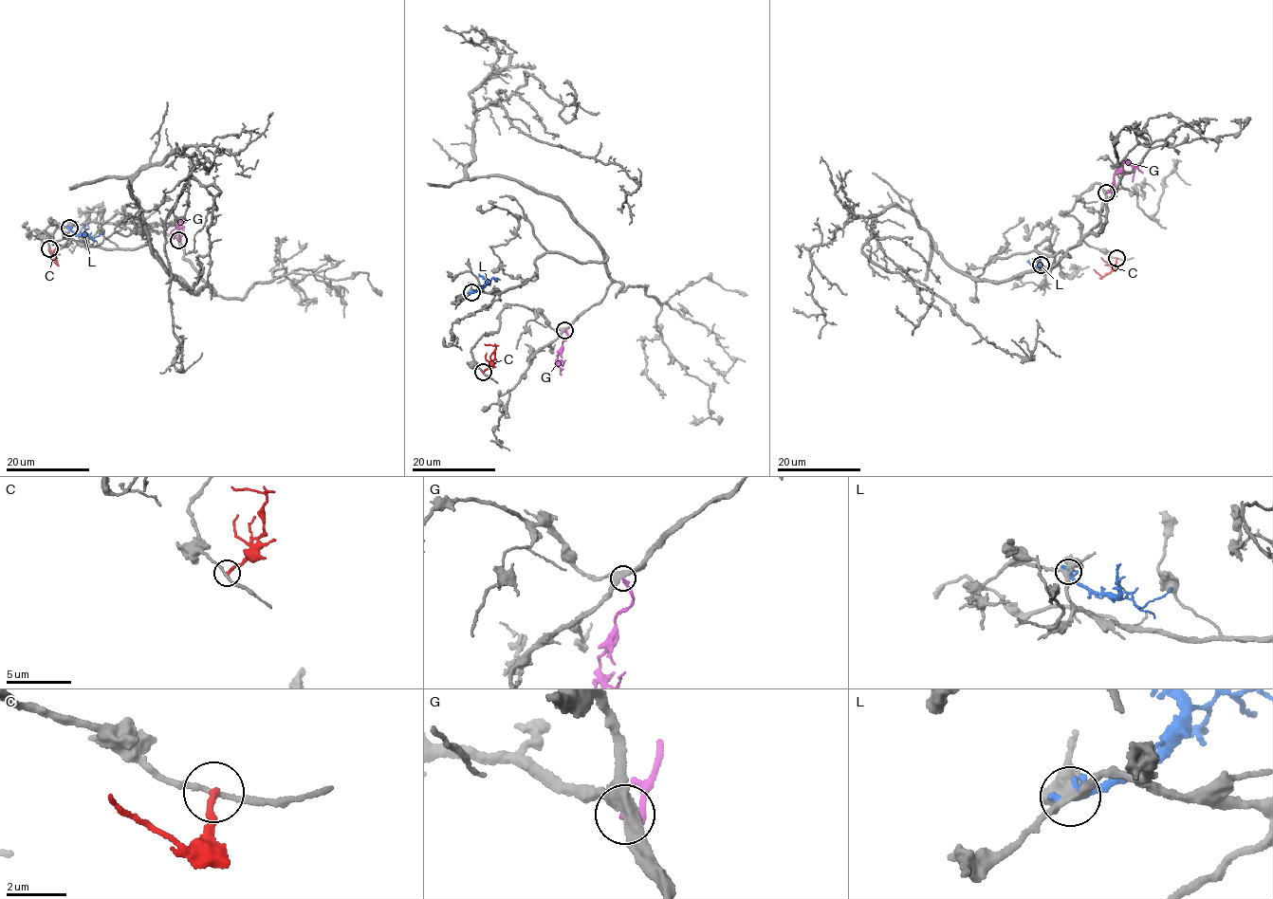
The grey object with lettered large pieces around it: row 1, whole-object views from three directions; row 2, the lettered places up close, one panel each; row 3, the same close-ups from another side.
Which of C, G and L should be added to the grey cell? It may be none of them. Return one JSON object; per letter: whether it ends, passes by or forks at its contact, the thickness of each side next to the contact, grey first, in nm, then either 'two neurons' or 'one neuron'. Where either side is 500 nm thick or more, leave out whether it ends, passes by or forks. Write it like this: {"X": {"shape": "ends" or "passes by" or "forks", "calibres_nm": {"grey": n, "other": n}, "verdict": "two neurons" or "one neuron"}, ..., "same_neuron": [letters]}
{"C": {"shape": "ends", "calibres_nm": {"grey": 160, "other": 240}, "verdict": "two neurons"}, "G": {"shape": "ends", "calibres_nm": {"grey": 380, "other": 240}, "verdict": "two neurons"}, "L": {"shape": "ends", "calibres_nm": {"grey": 380, "other": 360}, "verdict": "two neurons"}, "same_neuron": []}

